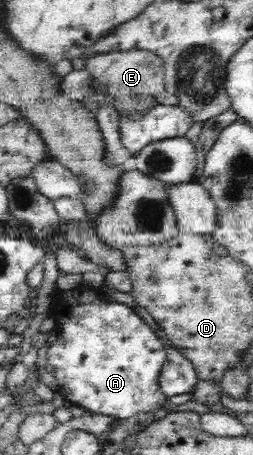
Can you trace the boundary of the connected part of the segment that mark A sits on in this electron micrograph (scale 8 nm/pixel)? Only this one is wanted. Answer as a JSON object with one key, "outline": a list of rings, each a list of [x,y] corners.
{"outline":[[[80,285],[71,290],[56,289],[53,293],[49,317],[56,319],[56,341],[48,347],[48,362],[54,367],[58,391],[65,400],[83,408],[87,413],[112,415],[127,419],[140,413],[154,414],[167,403],[157,390],[157,377],[164,363],[163,341],[131,306],[106,297],[97,288]]]}

